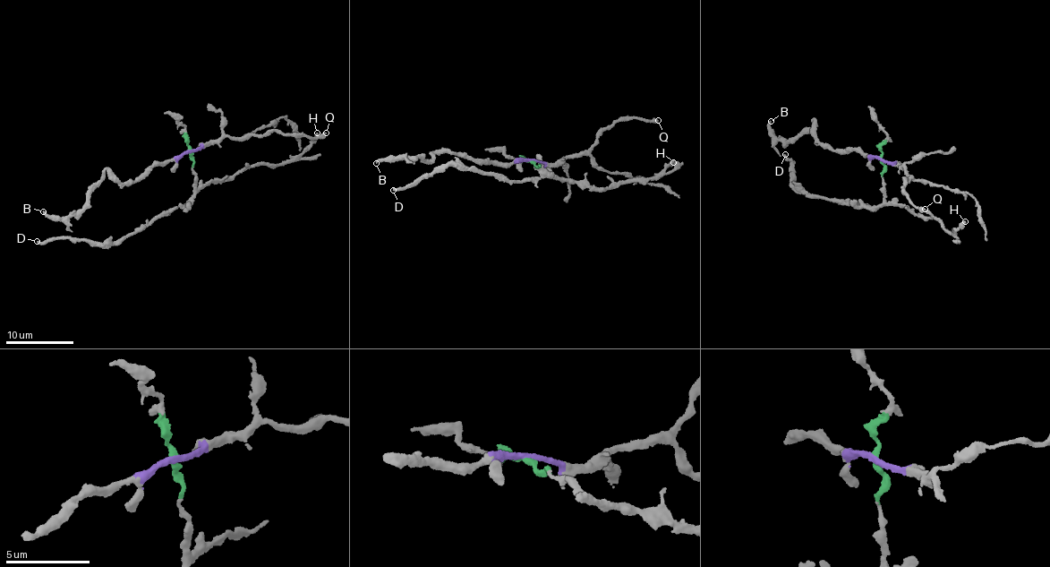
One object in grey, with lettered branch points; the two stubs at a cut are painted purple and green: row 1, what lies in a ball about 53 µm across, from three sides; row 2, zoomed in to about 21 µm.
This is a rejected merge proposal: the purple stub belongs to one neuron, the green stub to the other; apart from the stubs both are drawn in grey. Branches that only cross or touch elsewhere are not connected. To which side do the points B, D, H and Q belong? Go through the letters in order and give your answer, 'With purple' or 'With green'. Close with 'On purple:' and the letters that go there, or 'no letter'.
B: With purple
D: With green
H: With green
Q: With purple
On purple: B, Q

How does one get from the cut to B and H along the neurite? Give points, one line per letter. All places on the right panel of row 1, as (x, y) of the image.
B: (880, 158), (858, 149), (824, 146), (816, 138), (814, 120), (814, 127), (785, 140), (772, 132), (771, 121)
H: (881, 158), (884, 200), (918, 215), (934, 218), (954, 236), (966, 220)

